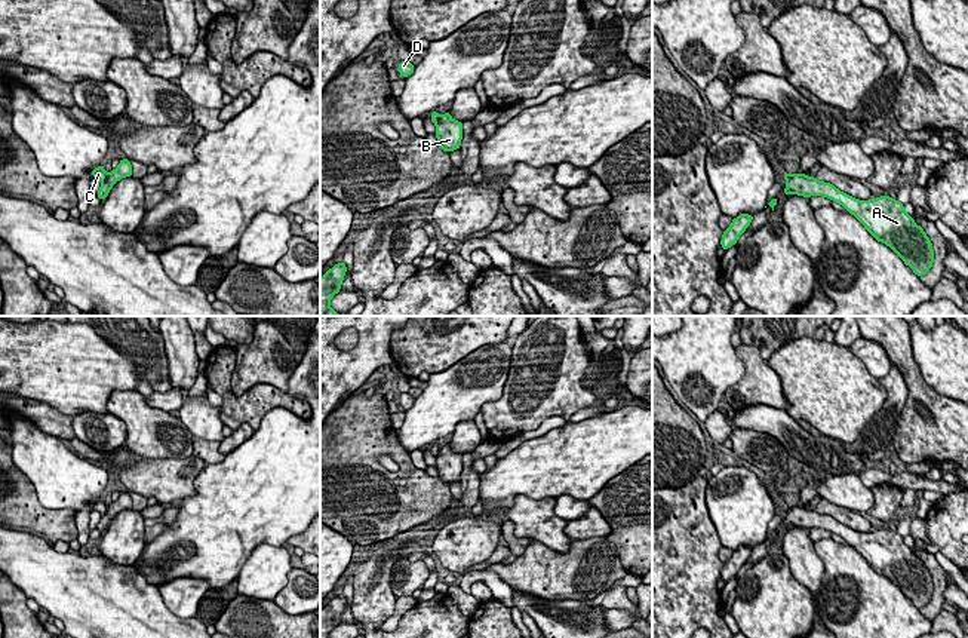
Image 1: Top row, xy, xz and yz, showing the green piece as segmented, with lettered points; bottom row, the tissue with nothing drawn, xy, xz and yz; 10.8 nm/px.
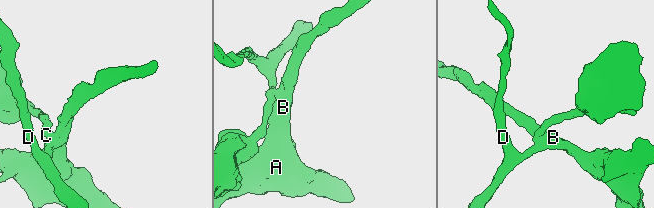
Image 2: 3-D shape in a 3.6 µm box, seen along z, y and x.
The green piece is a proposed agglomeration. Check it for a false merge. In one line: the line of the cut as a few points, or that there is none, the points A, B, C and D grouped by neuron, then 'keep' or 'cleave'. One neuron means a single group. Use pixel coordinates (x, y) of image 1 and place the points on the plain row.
xy (108, 506), (103, 515) | A B D / C | cleave

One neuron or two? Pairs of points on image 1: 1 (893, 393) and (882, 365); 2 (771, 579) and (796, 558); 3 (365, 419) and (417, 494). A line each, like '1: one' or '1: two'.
1: two
2: two
3: one

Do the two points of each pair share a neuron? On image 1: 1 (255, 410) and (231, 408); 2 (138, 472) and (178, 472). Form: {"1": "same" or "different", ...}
{"1": "same", "2": "same"}

